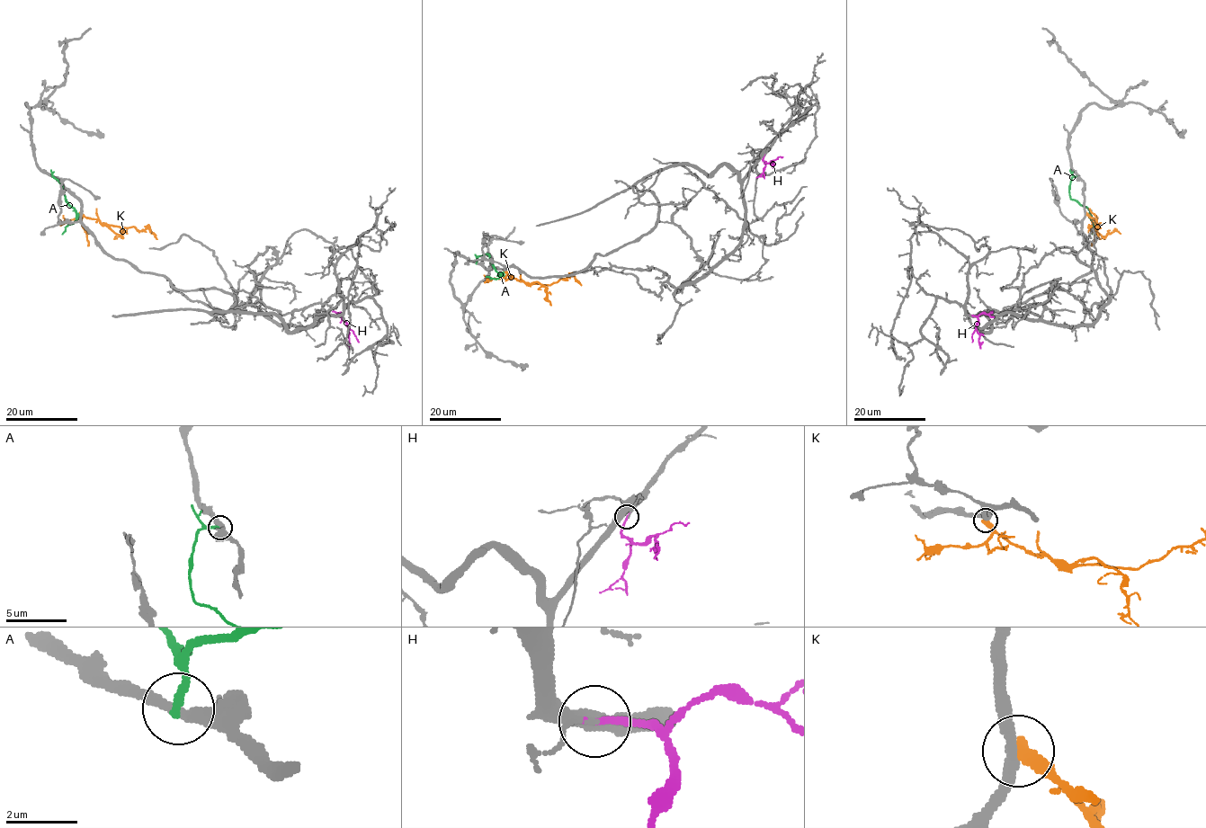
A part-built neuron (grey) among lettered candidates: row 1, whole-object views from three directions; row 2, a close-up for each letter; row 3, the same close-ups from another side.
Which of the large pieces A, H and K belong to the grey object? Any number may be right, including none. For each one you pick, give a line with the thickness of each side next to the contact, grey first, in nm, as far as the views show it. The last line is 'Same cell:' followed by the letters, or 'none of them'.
H: 130 nm thick on the grey side, 180 nm on the other
Same cell: H

